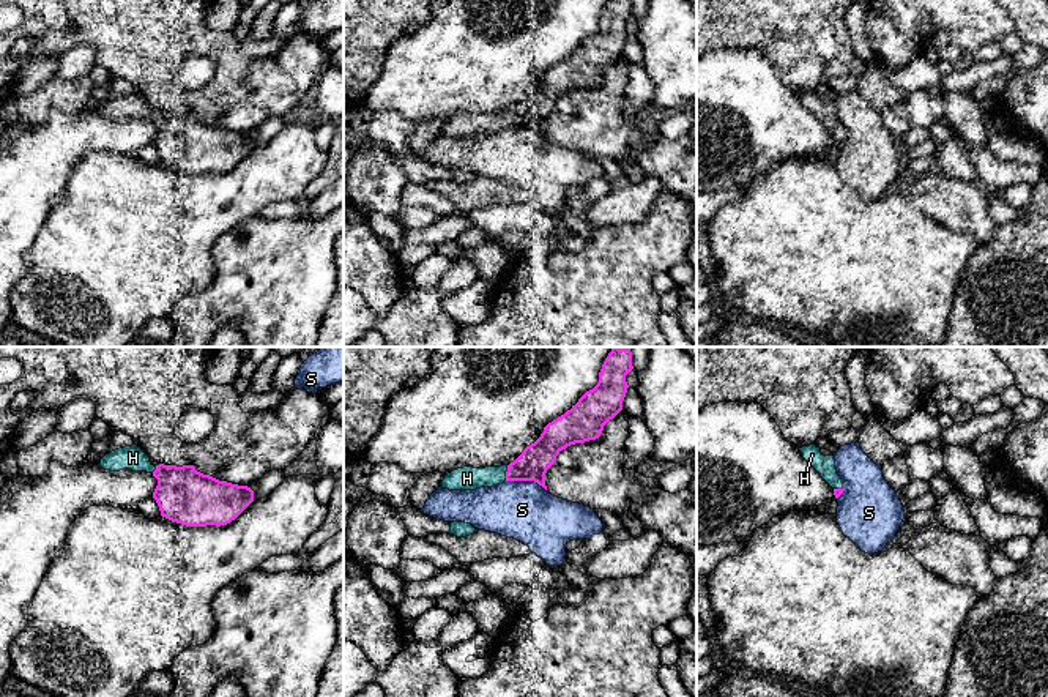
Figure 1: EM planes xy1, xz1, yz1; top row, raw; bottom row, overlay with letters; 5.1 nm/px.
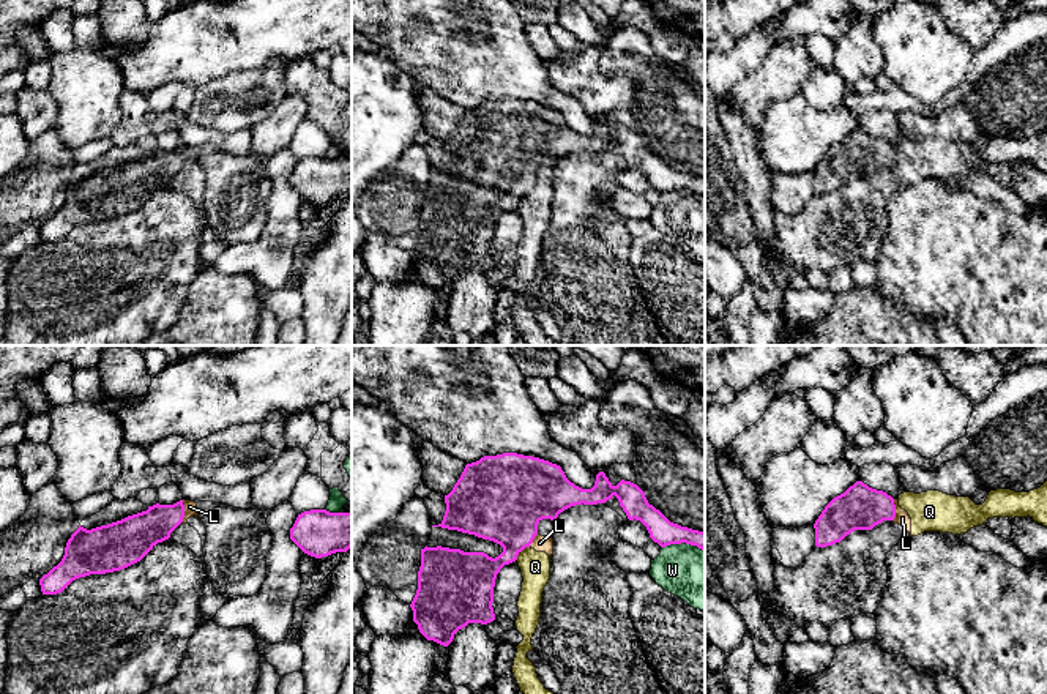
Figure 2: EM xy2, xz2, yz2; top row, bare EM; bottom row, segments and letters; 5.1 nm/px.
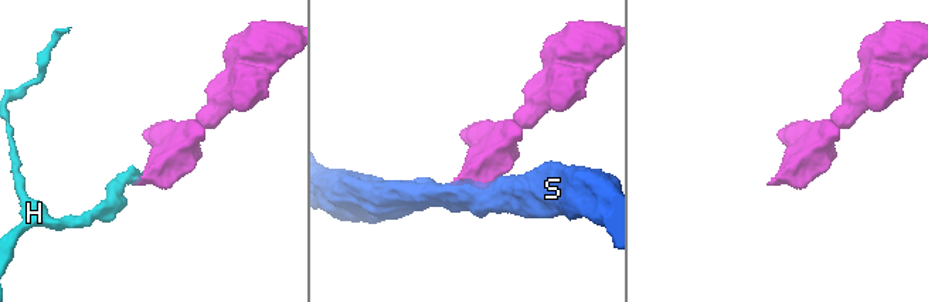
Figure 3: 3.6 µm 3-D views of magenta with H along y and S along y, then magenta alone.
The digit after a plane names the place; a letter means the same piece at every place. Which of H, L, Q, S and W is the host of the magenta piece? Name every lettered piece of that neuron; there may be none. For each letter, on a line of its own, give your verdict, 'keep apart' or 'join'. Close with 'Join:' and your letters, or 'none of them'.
H: join
L: keep apart
Q: keep apart
S: keep apart
W: keep apart
Join: H

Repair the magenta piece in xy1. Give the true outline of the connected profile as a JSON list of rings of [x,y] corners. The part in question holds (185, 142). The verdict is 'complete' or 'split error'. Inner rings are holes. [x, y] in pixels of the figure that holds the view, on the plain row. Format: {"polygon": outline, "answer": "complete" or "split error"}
{"polygon": [[[137,91],[115,96],[99,110],[110,118],[128,115],[151,120],[158,126],[153,145],[161,162],[186,173],[227,172],[254,148],[251,134],[219,128],[194,112],[154,114]]], "answer": "split error"}

